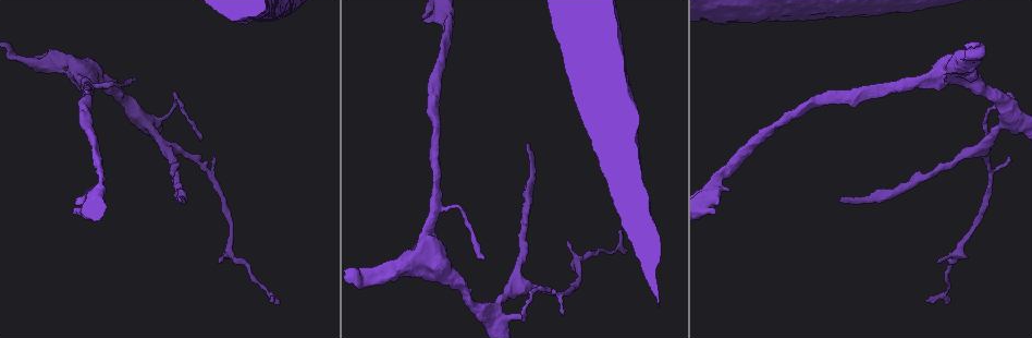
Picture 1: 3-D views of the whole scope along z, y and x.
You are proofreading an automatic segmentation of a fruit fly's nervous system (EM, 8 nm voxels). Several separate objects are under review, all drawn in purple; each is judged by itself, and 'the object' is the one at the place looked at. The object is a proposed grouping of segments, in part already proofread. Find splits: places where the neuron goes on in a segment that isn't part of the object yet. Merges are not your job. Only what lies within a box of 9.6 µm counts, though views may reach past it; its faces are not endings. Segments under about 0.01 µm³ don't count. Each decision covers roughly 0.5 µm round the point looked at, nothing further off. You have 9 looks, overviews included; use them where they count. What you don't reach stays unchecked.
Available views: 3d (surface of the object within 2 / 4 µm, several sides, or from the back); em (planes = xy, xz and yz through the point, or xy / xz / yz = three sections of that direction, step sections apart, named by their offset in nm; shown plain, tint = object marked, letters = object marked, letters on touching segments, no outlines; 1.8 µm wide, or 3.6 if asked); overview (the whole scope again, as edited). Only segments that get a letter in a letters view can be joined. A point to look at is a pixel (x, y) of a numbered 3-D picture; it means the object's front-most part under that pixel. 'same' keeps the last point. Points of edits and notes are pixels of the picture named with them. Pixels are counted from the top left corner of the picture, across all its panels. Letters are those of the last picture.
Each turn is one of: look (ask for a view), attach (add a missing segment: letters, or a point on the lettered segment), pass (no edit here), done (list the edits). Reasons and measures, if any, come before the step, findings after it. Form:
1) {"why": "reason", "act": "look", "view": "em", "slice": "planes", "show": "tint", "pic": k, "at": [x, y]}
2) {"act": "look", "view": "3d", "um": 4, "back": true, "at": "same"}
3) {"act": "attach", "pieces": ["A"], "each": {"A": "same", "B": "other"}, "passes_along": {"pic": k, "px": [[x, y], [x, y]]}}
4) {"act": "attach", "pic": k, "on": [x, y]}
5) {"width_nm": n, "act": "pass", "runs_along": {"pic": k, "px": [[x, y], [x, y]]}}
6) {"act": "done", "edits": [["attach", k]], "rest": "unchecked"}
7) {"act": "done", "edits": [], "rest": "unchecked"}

{"why": "free end", "act": "look", "view": "em", "slice": "planes", "show": "letters", "pic": 1, "at": [840, 202]}

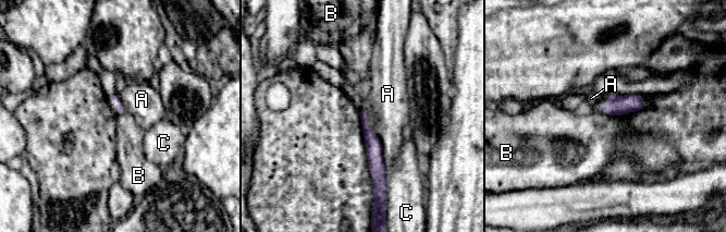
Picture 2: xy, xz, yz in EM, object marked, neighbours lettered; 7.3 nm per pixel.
{"act": "pass", "each": {"A": "other", "B": "other", "C": "other"}, "border": {"pic": 2, "px": [[361, 111], [371, 129]]}, "found": "no lettered segment goes on from it"}

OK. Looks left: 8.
{"why": "free end", "act": "look", "view": "em", "slice": "planes", "show": "letters", "pic": 1, "at": [423, 18]}

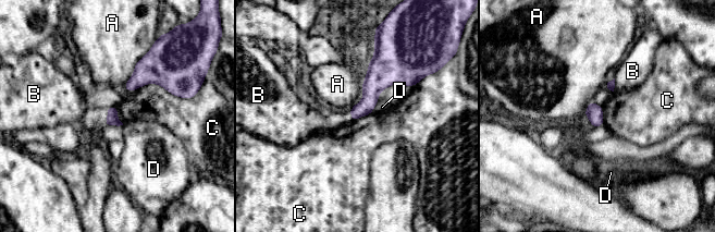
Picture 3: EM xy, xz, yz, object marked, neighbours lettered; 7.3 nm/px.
{"longest_contact_nm": ["C", 420], "act": "pass", "each": {"A": "other", "B": "other", "C": "other", "D": "other"}, "border": {"pic": 3, "px": [[132, 90], [159, 84], [186, 99]]}, "found": "no lettered segment goes on from it"}

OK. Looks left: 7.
{"why": "sharp bend", "act": "look", "view": "em", "um": 3.6, "slice": "planes", "show": "plain", "pic": 1, "at": [949, 288]}

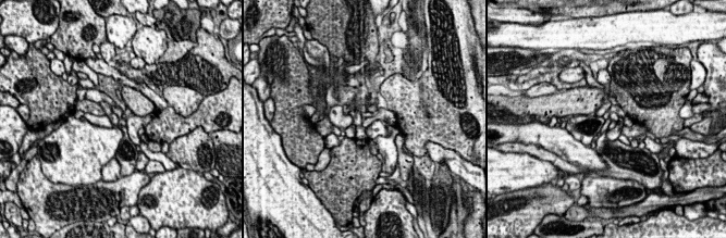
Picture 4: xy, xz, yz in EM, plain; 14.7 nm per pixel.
{"act": "look", "view": "em", "um": 3.6, "slice": "planes", "show": "letters", "at": "same"}

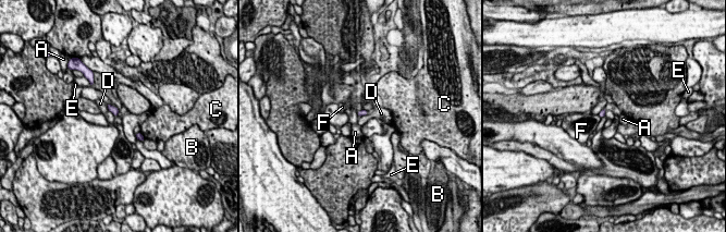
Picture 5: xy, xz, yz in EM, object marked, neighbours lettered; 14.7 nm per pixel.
{"act": "pass", "each": {"A": "other", "B": "other", "C": "other", "D": "other", "E": "other", "F": "other"}, "border": {"pic": 5, "px": [[367, 113], [359, 117]]}, "found": "none of them fits"}

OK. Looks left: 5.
{"act": "look", "view": "3d", "um": 4, "pic": 1, "at": [135, 81]}

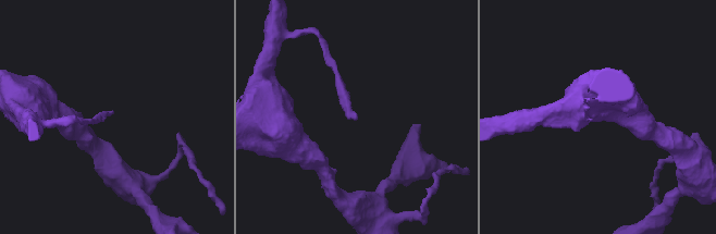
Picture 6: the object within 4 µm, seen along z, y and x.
{"act": "look", "view": "em", "slice": "planes", "show": "letters", "pic": 6, "at": [113, 112]}

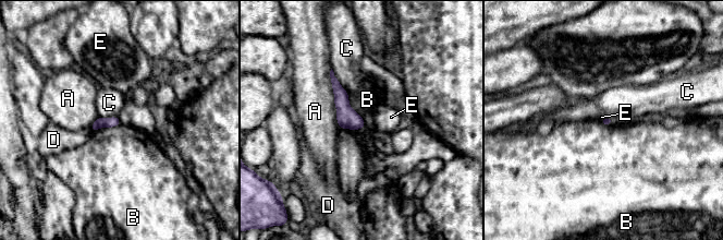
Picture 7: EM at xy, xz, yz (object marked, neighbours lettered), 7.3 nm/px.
{"act": "pass", "each": {"A": "other", "B": "other", "C": "other", "D": "other", "E": "other"}, "found": "none of them fits"}

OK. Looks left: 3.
{"act": "done", "edits": [], "rest": "unchecked"}

